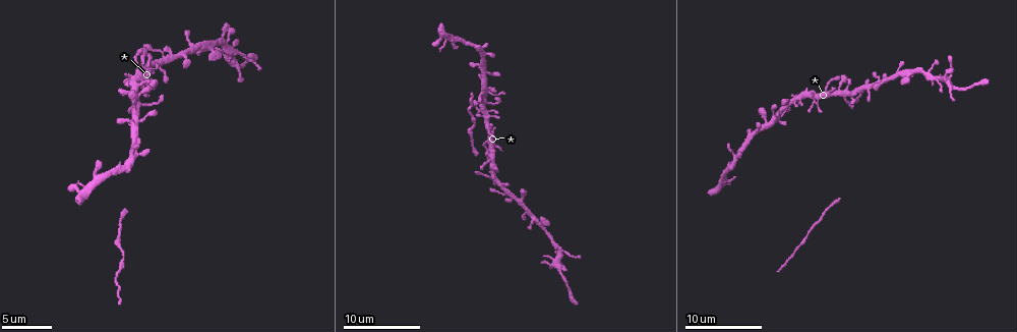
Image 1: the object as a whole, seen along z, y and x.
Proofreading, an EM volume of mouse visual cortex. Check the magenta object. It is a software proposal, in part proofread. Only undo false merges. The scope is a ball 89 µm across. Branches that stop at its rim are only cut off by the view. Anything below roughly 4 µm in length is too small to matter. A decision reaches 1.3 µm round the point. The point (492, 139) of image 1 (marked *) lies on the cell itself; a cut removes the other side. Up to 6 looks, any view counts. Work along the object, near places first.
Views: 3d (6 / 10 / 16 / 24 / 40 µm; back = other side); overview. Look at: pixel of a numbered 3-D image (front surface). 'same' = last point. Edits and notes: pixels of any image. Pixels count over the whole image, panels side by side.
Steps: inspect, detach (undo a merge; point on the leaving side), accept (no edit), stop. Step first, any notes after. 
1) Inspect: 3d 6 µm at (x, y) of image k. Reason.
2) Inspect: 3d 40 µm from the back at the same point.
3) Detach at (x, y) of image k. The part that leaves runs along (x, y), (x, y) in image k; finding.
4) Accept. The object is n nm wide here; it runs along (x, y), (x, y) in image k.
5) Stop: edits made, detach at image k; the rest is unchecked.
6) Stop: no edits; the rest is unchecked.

Inspect: 3d 16 µm at (838, 199) of image 1. Thin neck.

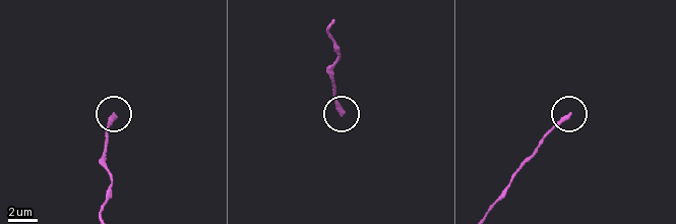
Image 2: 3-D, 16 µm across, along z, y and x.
Inspect: 3d 16 µm from the back at (113, 114) of image 2.

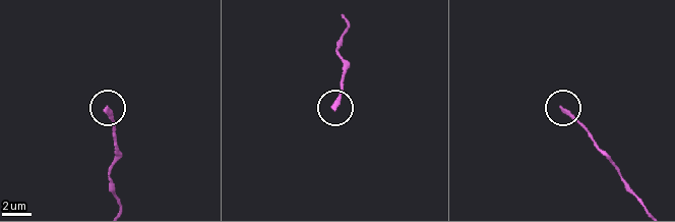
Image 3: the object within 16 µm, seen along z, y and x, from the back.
Accept. All the same cell.

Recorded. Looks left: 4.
Inspect: 3d 6 µm at (539, 224) of image 1. Three arms meet.

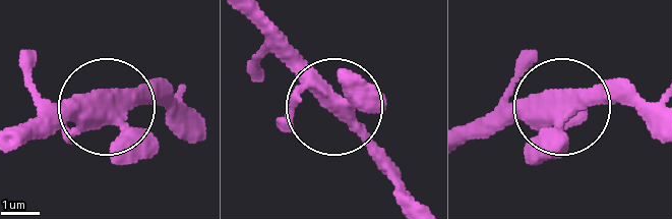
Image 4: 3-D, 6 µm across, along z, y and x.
Accept. The object is 380 nm wide here; it runs along (245, 15), (398, 167) in image 4; one cell here.

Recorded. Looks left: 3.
Inspect: 3d 10 µm at (949, 80) of image 1. Looks like a crossing.

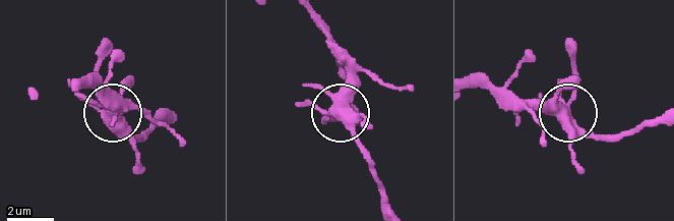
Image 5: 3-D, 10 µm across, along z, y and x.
Inspect: 3d 6 µm at (104, 114) of image 5.

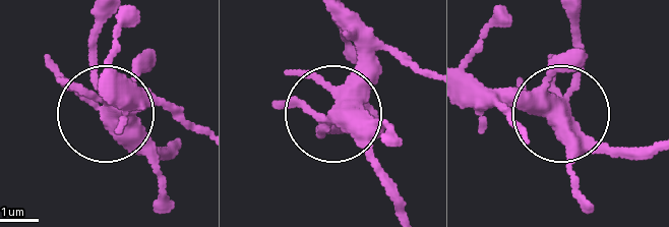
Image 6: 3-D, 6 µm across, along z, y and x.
Accept. 5 arms meet here; all the same cell.

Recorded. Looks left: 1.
Stop: no edits; the rest is unchecked.

